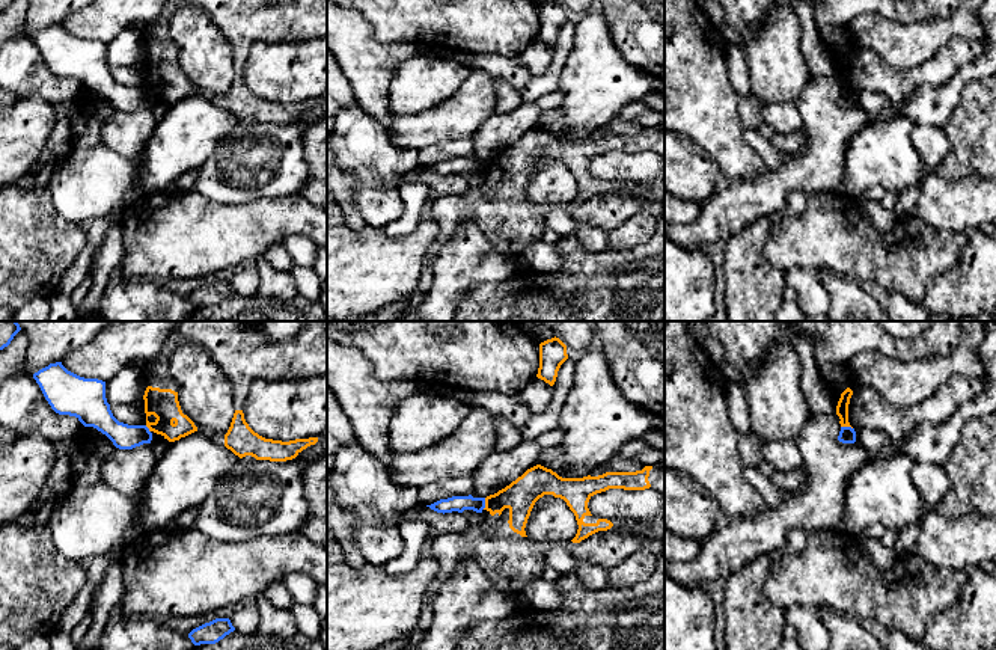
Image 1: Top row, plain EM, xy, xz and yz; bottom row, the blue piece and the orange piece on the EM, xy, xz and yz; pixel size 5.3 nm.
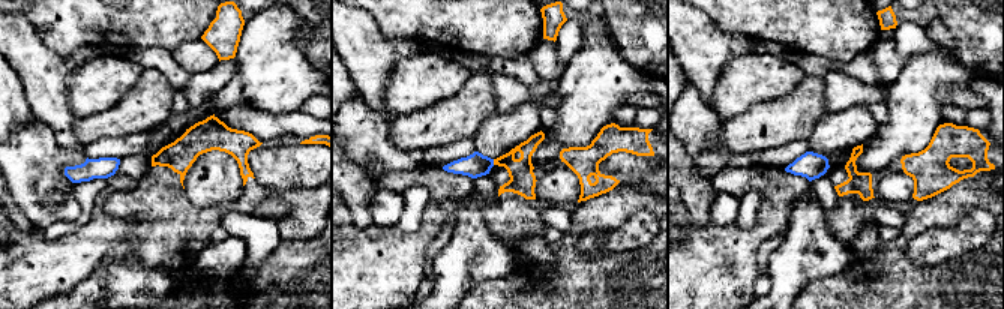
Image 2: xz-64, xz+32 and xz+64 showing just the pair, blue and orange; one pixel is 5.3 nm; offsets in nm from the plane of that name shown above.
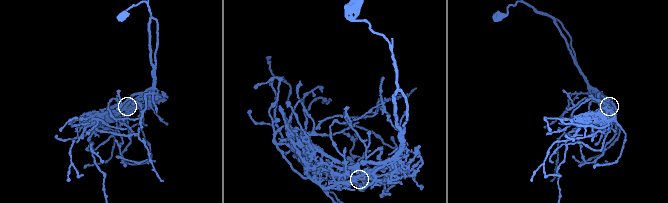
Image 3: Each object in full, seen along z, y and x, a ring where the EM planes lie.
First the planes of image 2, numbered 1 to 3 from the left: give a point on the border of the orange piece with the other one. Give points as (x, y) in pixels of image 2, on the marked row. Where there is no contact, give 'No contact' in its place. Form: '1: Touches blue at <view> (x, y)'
1: No contact
2: Touches blue at xz+32 (492, 162)
3: No contact

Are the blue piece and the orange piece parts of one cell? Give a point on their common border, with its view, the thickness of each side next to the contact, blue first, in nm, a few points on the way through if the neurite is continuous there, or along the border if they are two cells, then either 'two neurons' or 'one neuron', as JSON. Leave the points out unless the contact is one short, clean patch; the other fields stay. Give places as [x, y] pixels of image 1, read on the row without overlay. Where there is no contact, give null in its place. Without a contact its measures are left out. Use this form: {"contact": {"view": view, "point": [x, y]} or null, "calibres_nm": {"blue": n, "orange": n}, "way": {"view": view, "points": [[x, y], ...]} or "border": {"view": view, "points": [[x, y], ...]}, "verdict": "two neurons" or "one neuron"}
{"contact": {"view": "xz", "point": [484, 166]}, "calibres_nm": {"blue": 80, "orange": 170}, "border": {"view": "xz", "points": [[485, 160], [482, 171]]}, "verdict": "two neurons"}

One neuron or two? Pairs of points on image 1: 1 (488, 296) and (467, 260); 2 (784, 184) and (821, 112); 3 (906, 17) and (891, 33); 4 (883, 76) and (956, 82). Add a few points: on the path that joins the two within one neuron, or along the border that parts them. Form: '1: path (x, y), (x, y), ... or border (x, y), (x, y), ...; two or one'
1: border (514, 272), (502, 281), (478, 284), (457, 305); two
2: path (802, 166), (821, 147), (821, 130); one
3: border (880, 15), (900, 23), (934, 18); two
4: border (975, 59), (944, 82), (921, 83), (913, 91); two

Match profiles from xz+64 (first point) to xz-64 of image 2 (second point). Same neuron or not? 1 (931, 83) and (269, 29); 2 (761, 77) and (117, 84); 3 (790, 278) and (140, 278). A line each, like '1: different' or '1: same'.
1: same
2: same
3: same

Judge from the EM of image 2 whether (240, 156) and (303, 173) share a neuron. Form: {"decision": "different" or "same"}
{"decision": "different"}

